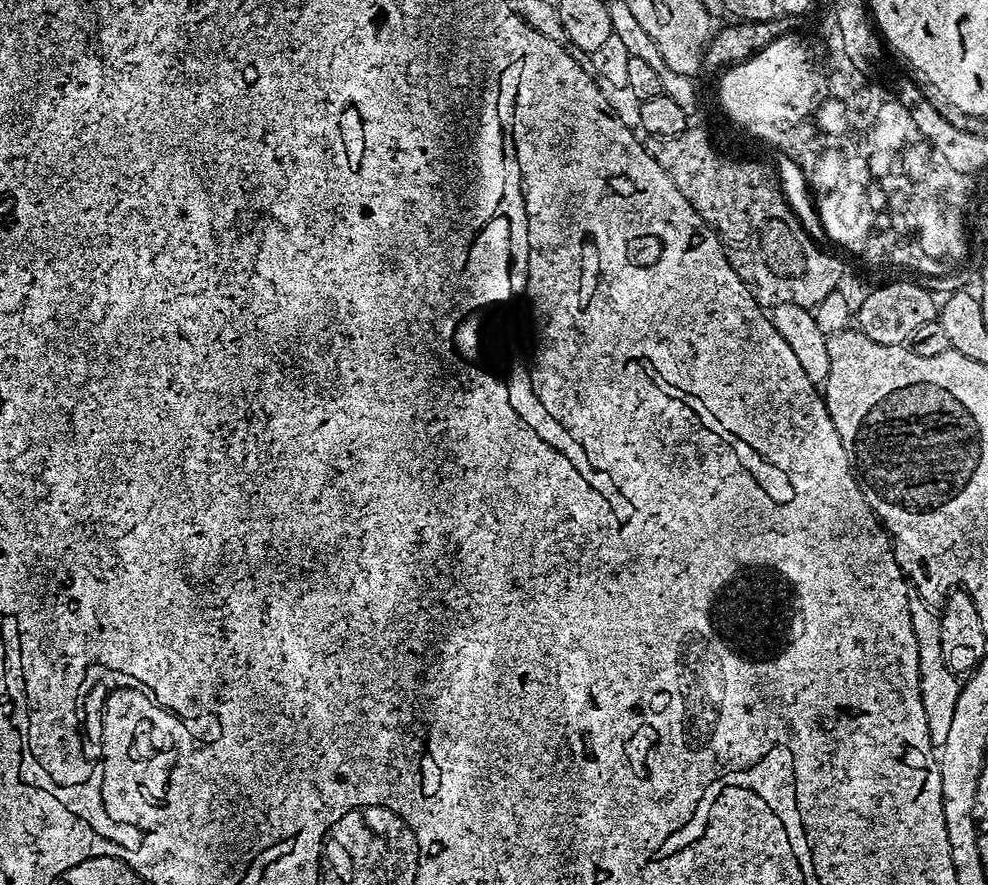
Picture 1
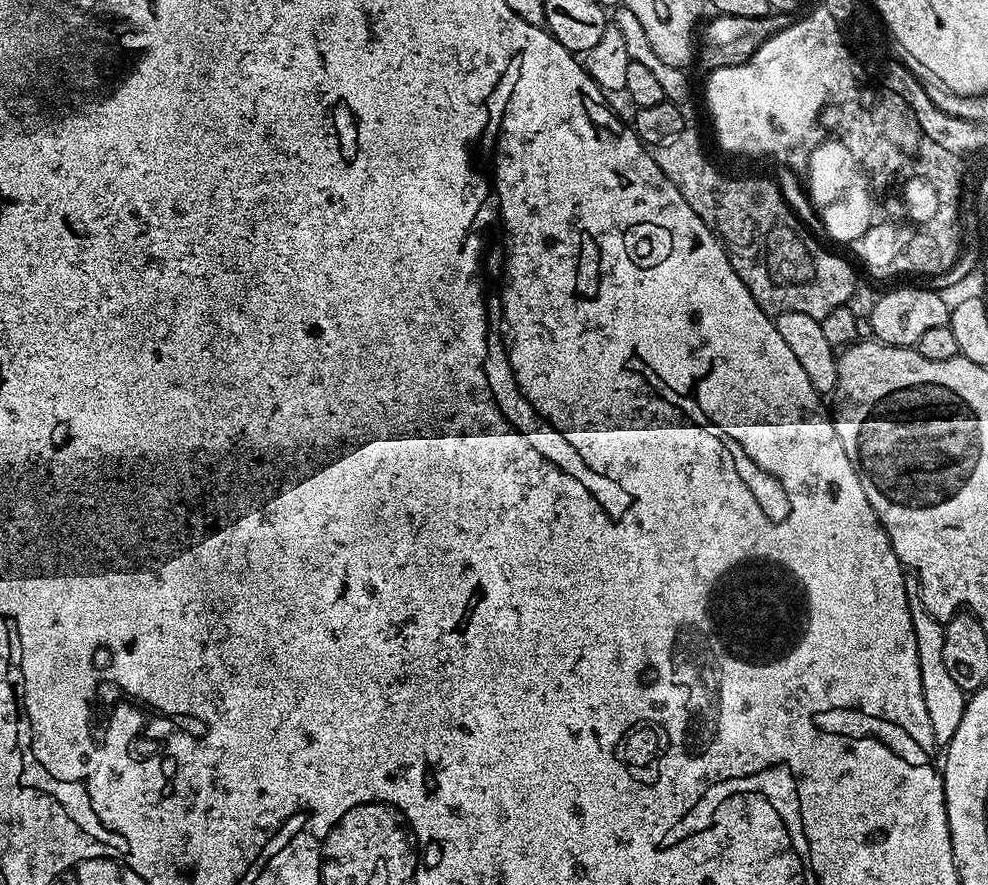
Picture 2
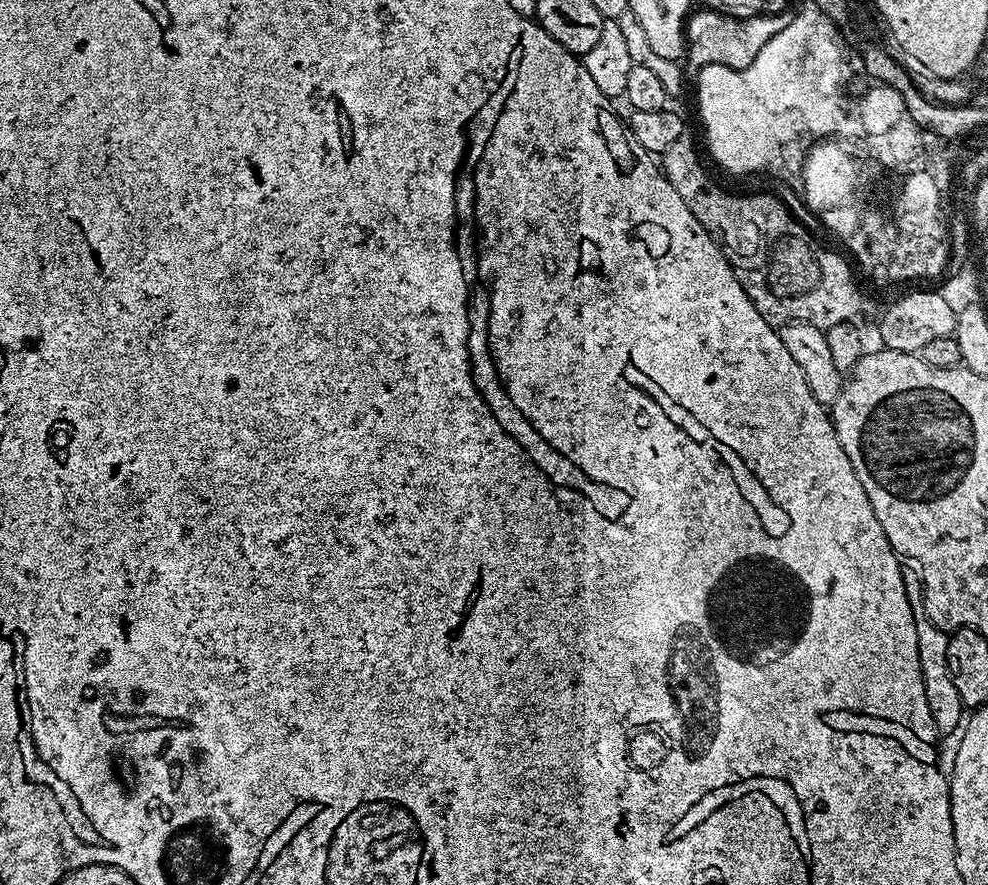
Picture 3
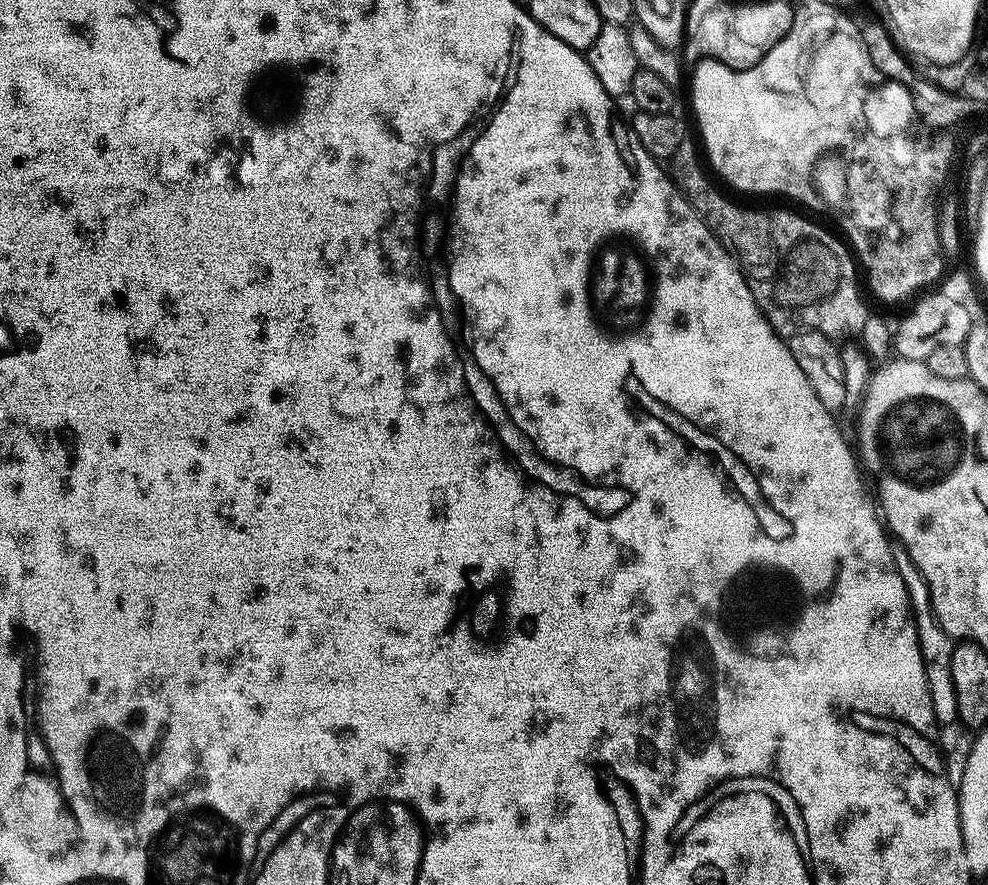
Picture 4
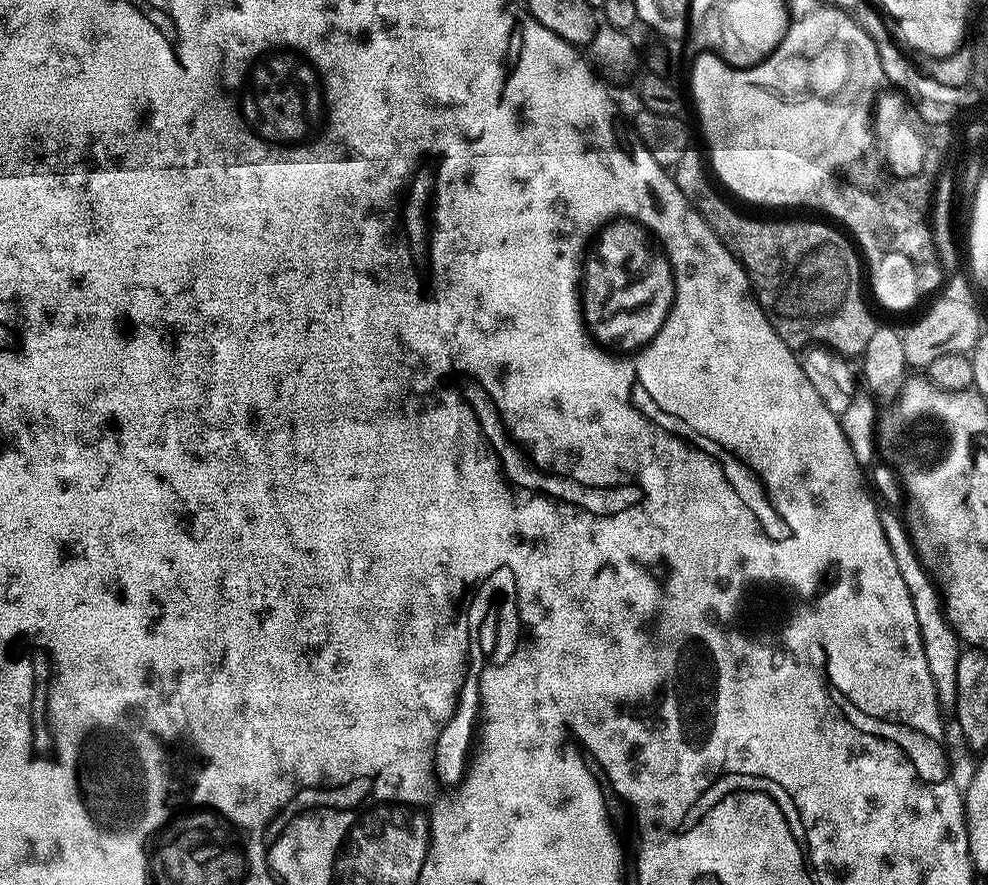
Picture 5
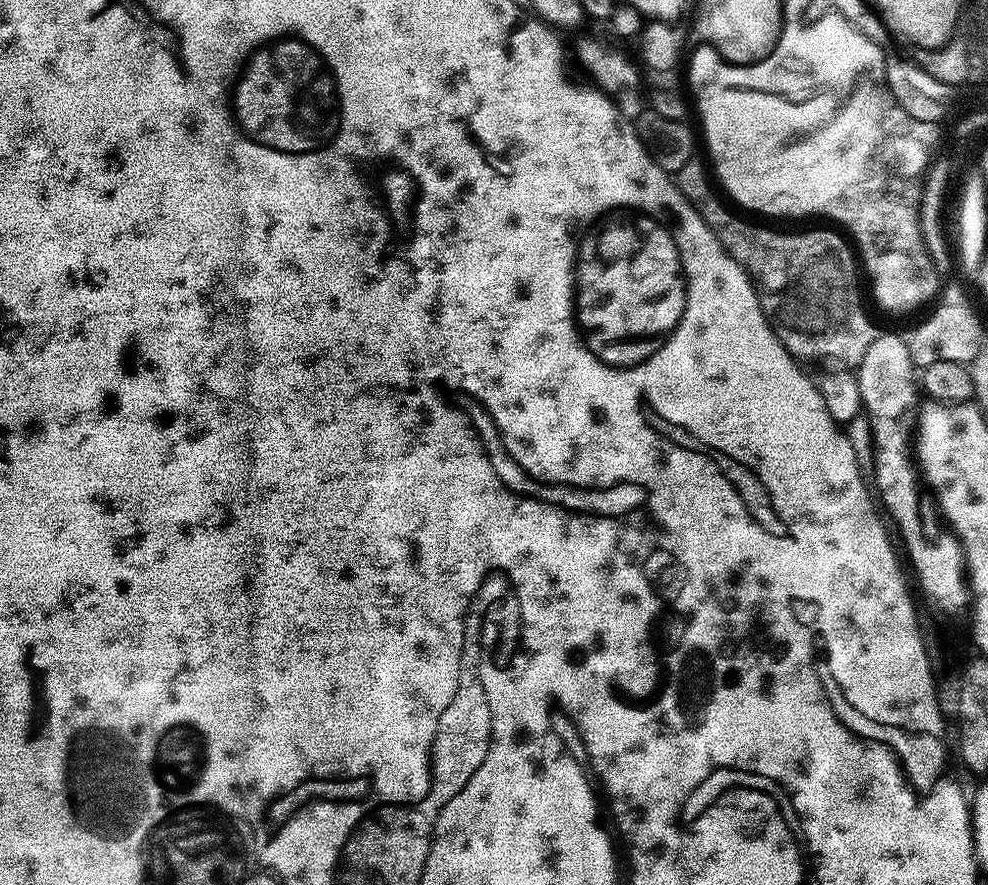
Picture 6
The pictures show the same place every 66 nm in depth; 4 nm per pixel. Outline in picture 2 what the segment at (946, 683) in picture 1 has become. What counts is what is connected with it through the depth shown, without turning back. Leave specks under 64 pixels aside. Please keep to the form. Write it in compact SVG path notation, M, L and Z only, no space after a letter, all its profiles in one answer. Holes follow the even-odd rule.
M915 574L909 575L904 581L908 605L910 606L910 618L914 622L914 638L918 646L918 666L922 674L922 699L926 702L926 714L930 714L930 730L934 730L934 742L938 746L947 746L950 738L958 730L962 722L962 714L968 705L966 694L950 678L950 670L946 670L946 661L942 659L942 642L944 641L944 624L935 620L922 606L920 597L920 583Z

